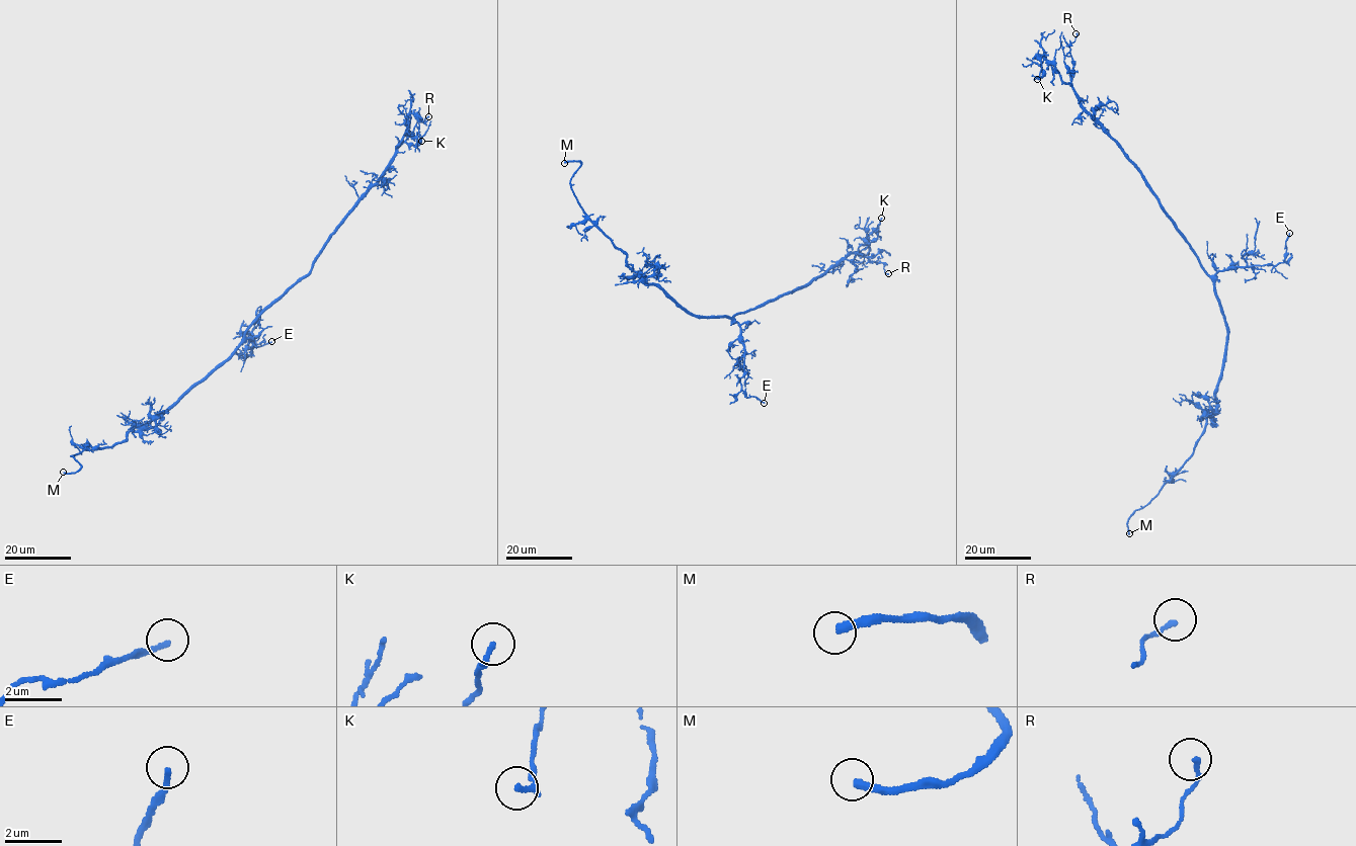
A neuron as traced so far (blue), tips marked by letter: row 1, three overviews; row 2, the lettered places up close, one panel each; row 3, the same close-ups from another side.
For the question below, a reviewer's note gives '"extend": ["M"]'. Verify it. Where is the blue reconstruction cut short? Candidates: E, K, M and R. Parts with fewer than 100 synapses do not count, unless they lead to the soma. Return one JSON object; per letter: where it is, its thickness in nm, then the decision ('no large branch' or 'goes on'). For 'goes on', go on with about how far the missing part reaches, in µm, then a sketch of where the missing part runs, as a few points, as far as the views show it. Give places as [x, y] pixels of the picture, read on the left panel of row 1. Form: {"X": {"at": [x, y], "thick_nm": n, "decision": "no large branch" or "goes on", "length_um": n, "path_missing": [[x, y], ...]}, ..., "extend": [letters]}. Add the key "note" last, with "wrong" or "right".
{"E": {"at": [271, 341], "thick_nm": 170, "decision": "no large branch"}, "K": {"at": [421, 141], "thick_nm": 190, "decision": "no large branch"}, "M": {"at": [63, 472], "thick_nm": 280, "decision": "goes on", "length_um": 15, "path_missing": [[63, 472], [23, 468], [14, 463]]}, "R": {"at": [428, 116], "thick_nm": 160, "decision": "no large branch"}, "extend": ["M"], "note": "right"}

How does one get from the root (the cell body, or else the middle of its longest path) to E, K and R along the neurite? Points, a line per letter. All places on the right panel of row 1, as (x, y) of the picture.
E: (1208, 274), (1230, 267), (1276, 265), (1285, 257), (1289, 233)
K: (1208, 274), (1137, 169), (1094, 121), (1073, 88), (1064, 84), (1042, 55), (1038, 56), (1041, 68), (1037, 79)
R: (1208, 274), (1137, 169), (1082, 105), (1072, 86), (1073, 60), (1068, 46), (1074, 40), (1075, 33)

